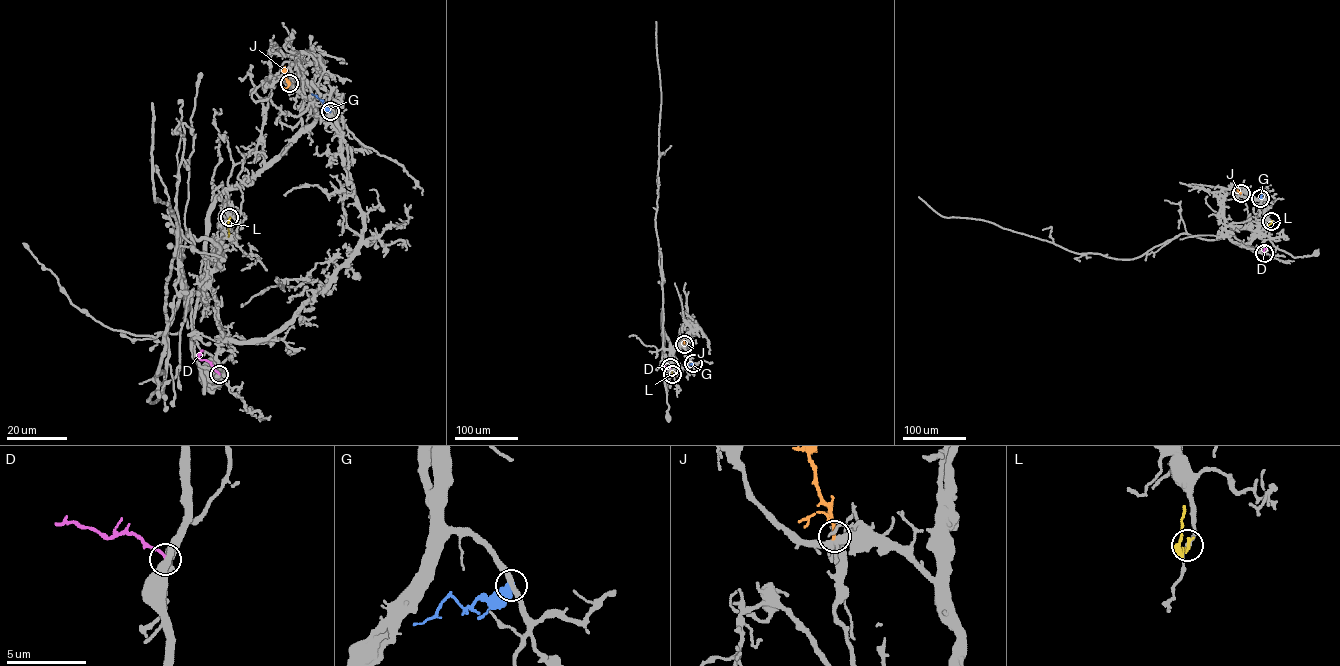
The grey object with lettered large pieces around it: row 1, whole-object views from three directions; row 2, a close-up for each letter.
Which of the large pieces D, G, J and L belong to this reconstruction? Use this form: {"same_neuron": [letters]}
{"same_neuron": []}

